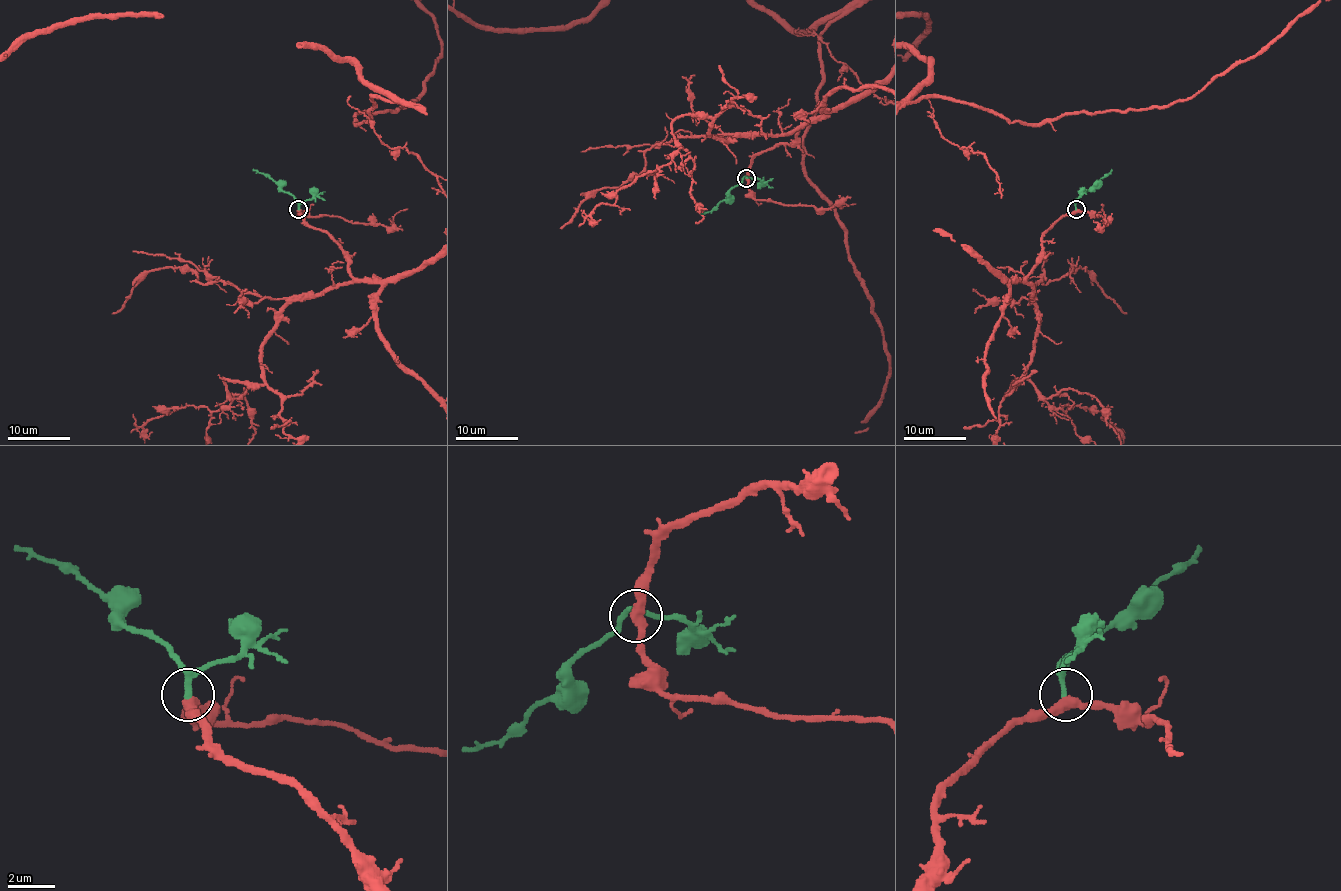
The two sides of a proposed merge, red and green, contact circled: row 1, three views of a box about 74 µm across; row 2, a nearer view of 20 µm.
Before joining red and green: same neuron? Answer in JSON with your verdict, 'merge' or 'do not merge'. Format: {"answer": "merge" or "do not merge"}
{"answer": "merge"}

